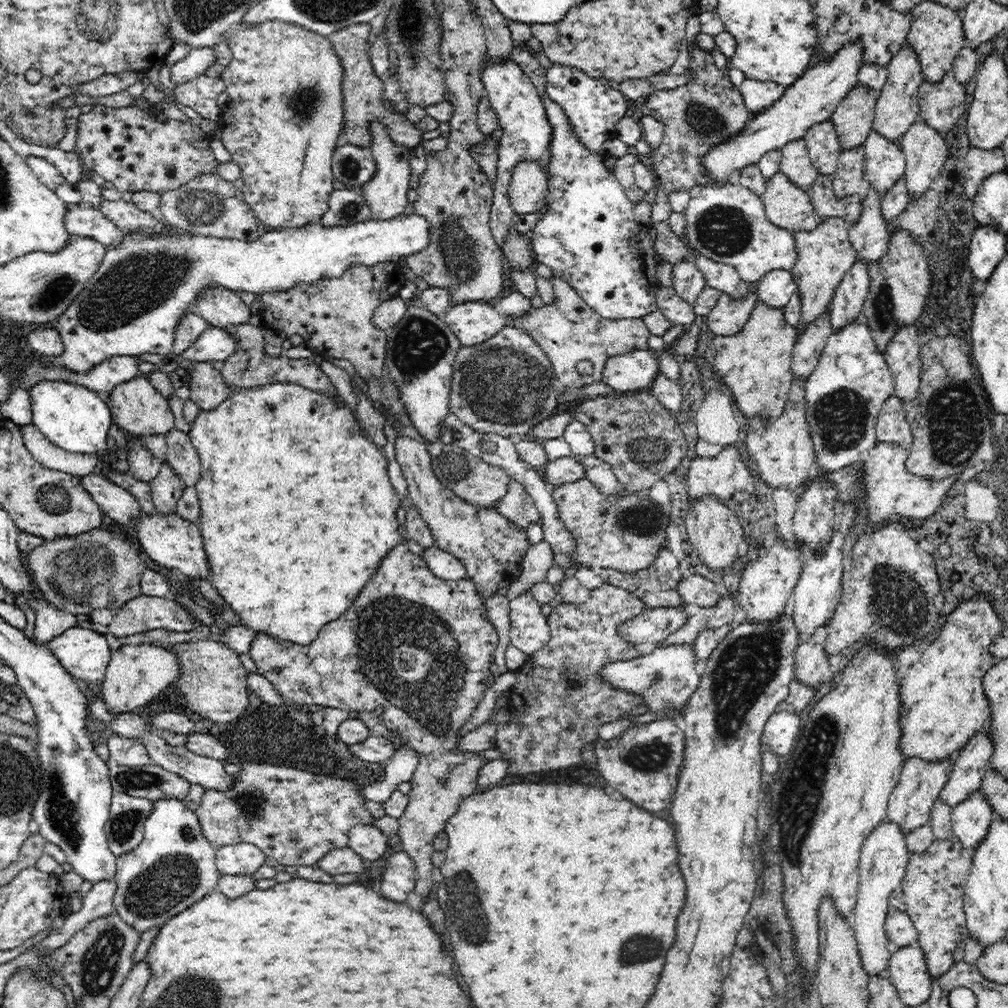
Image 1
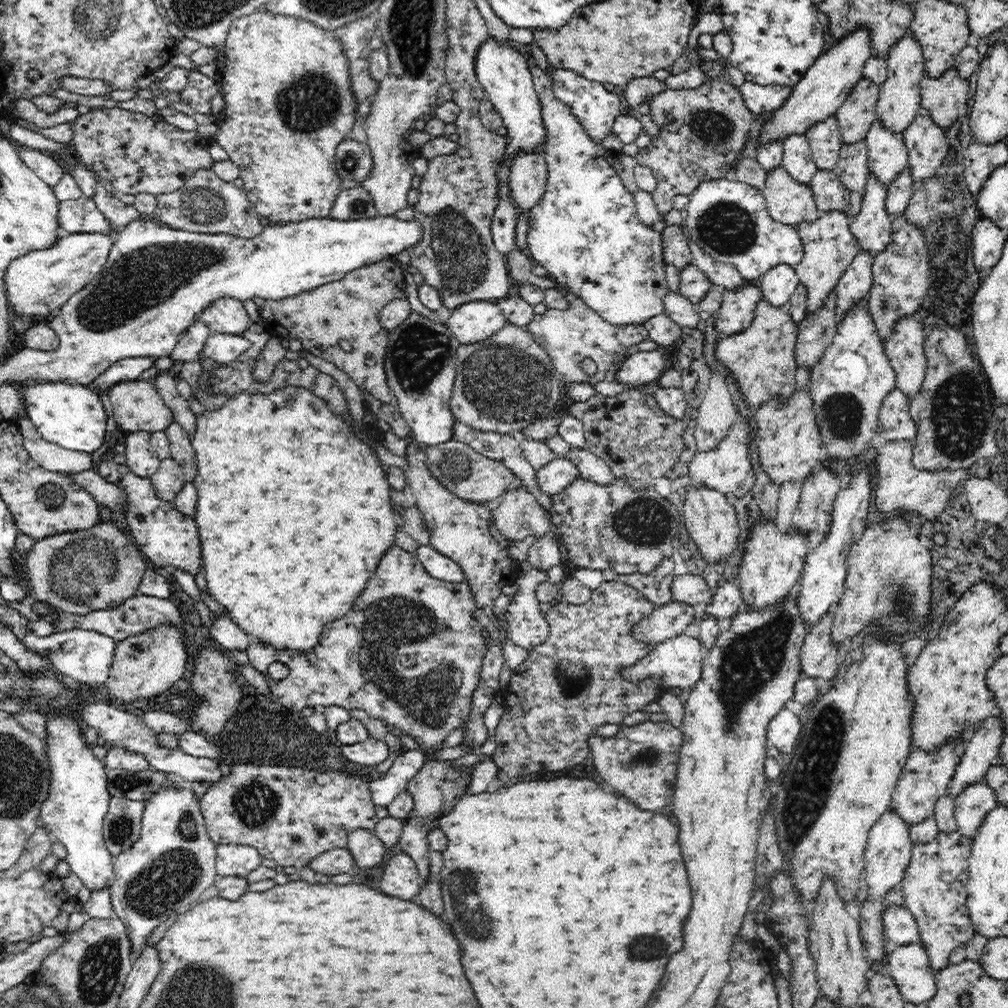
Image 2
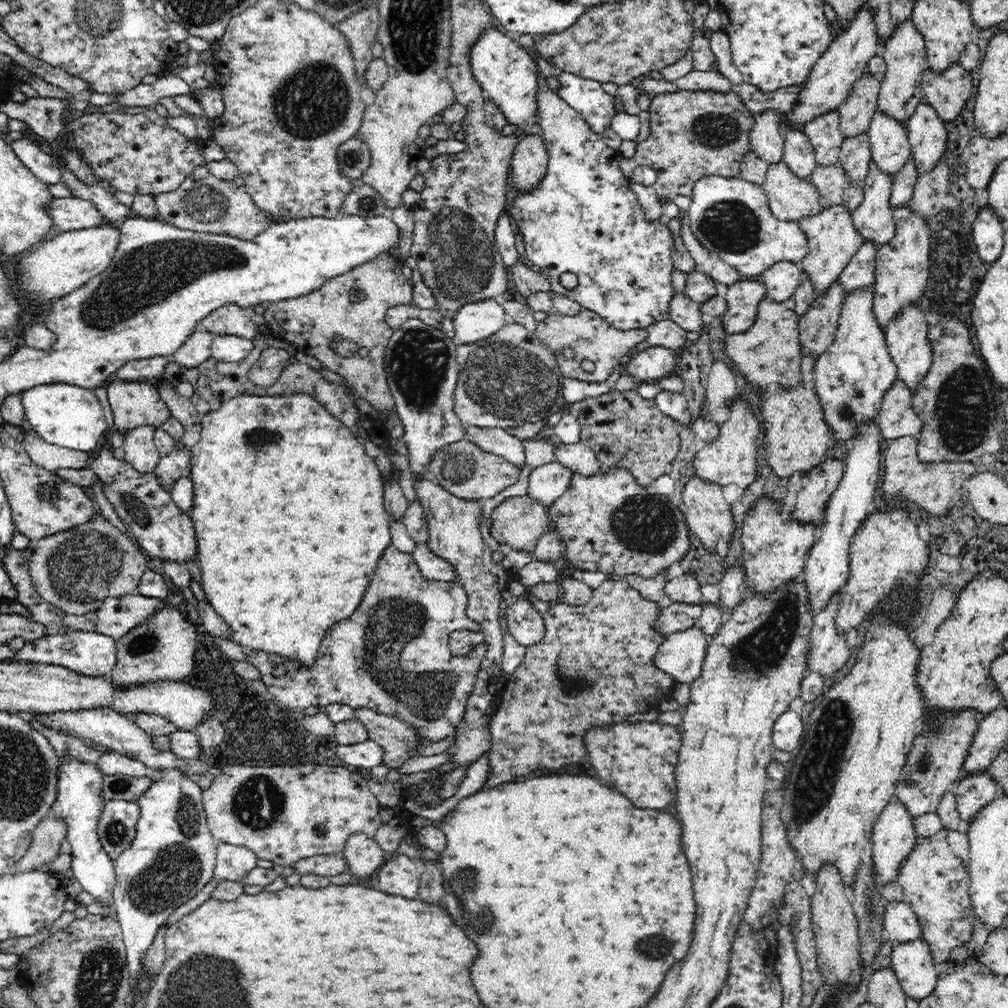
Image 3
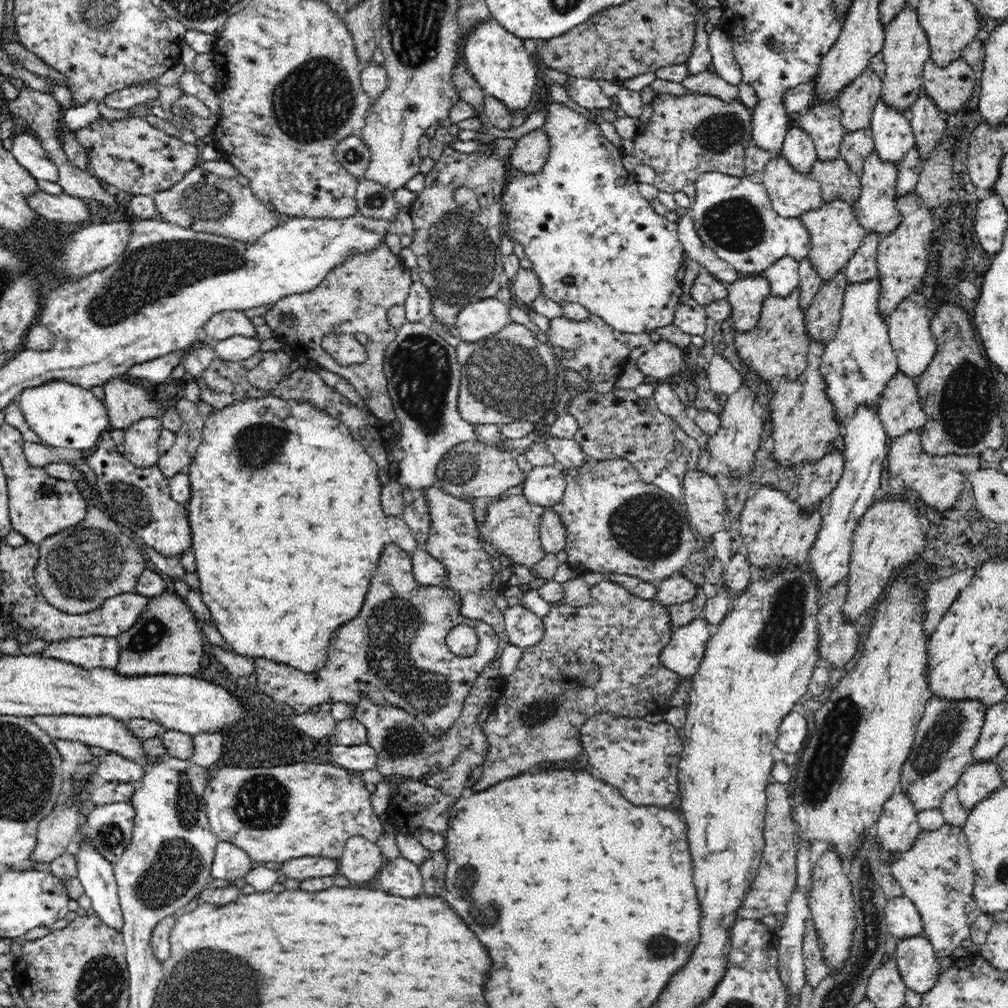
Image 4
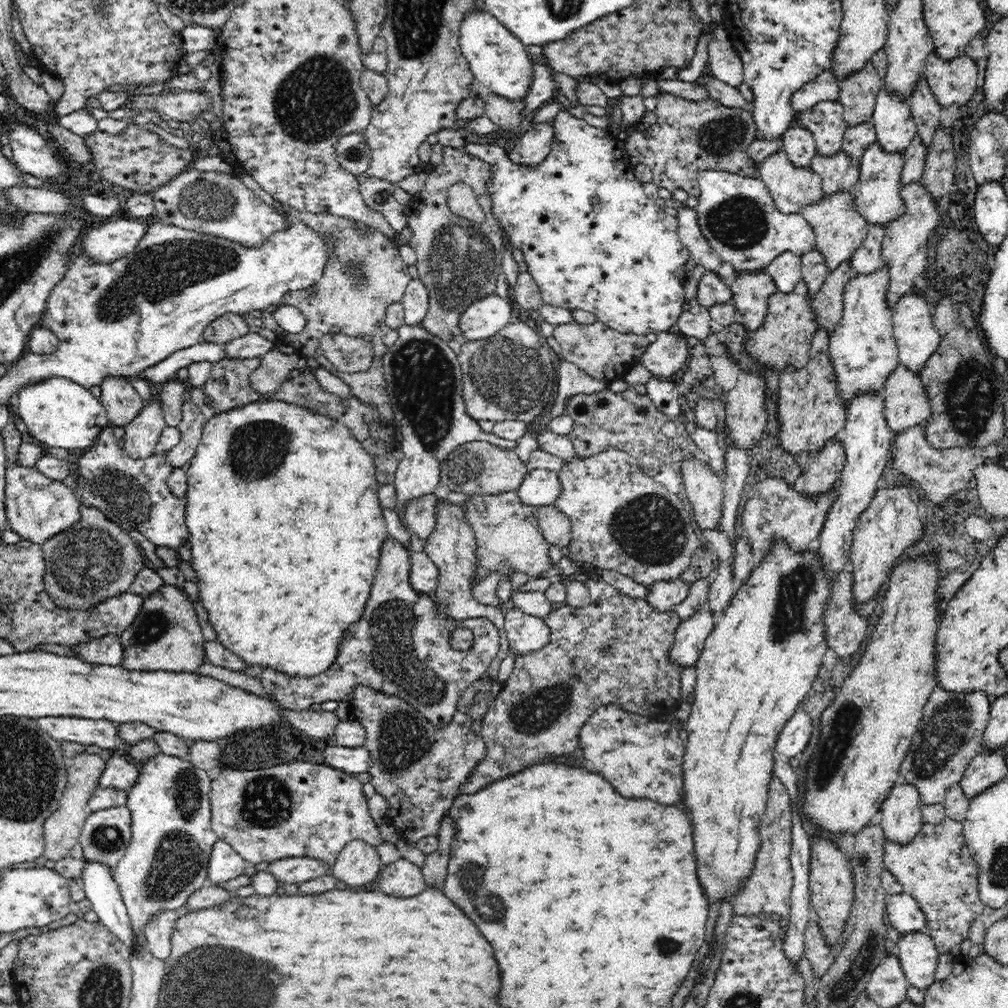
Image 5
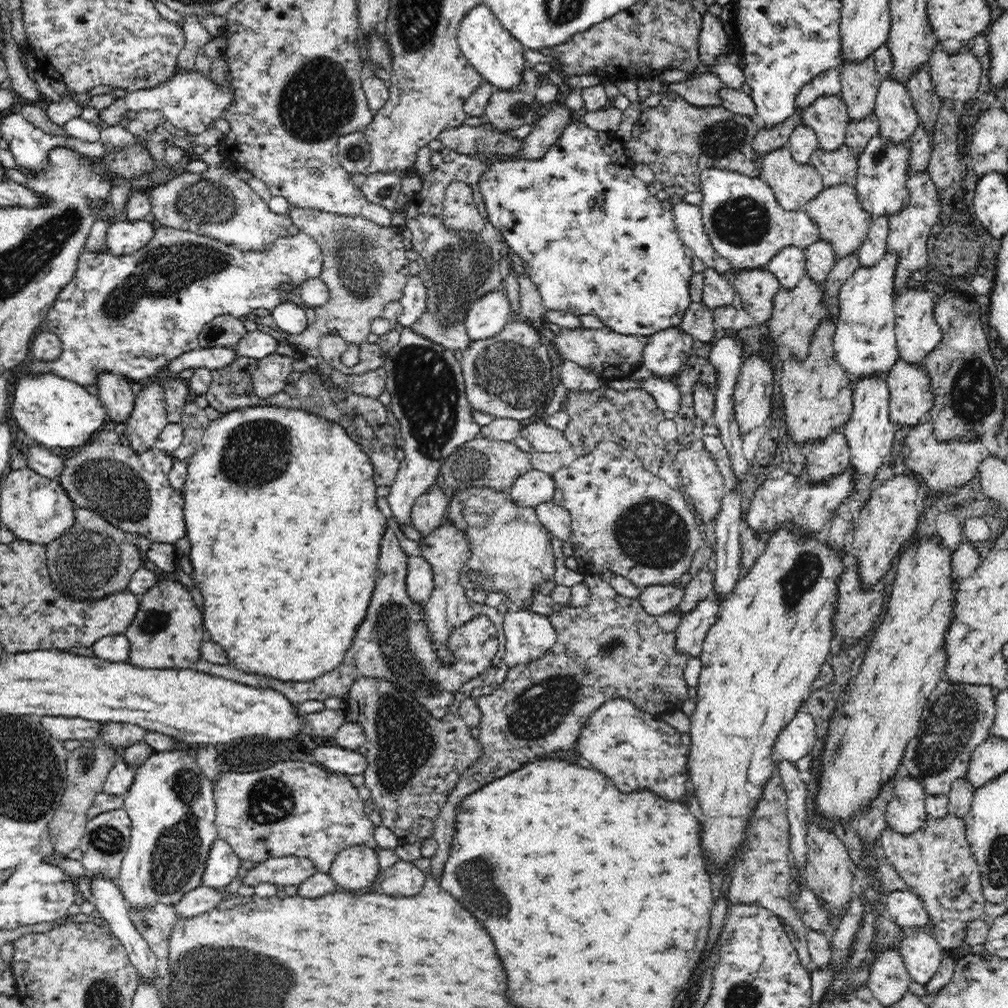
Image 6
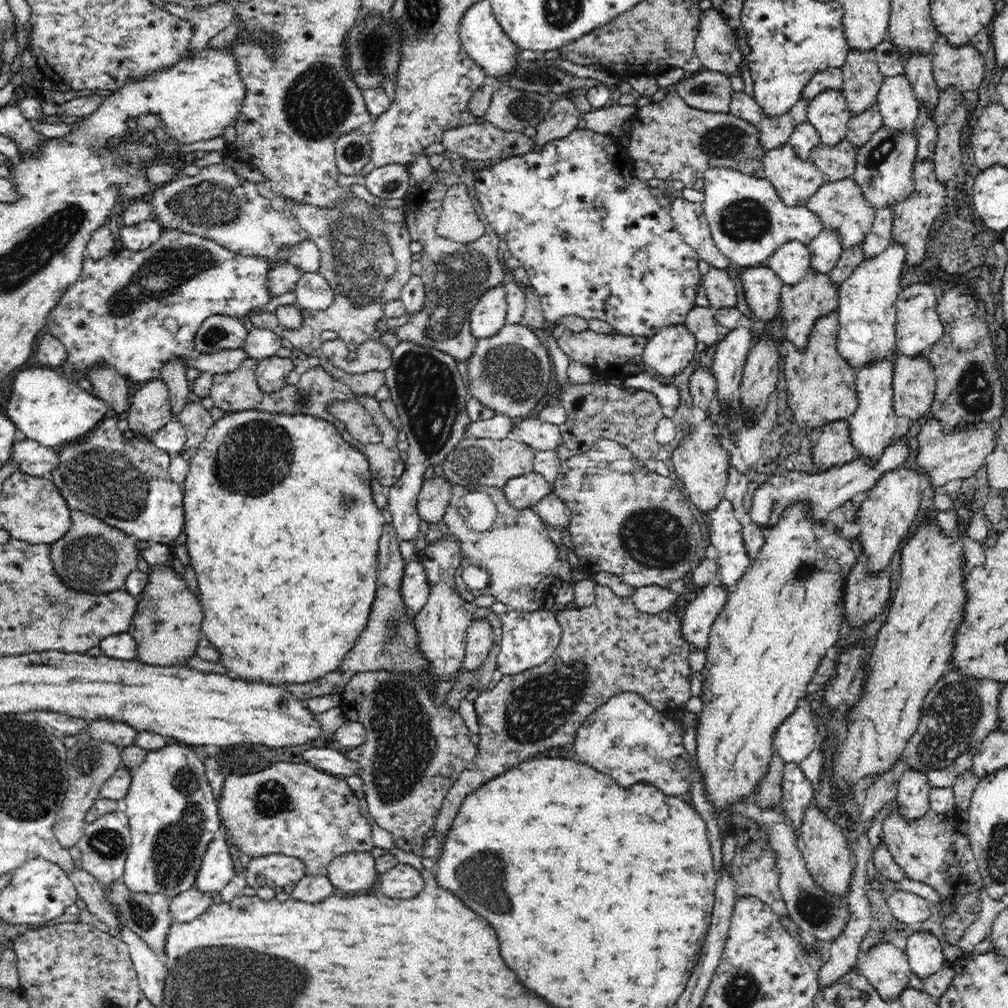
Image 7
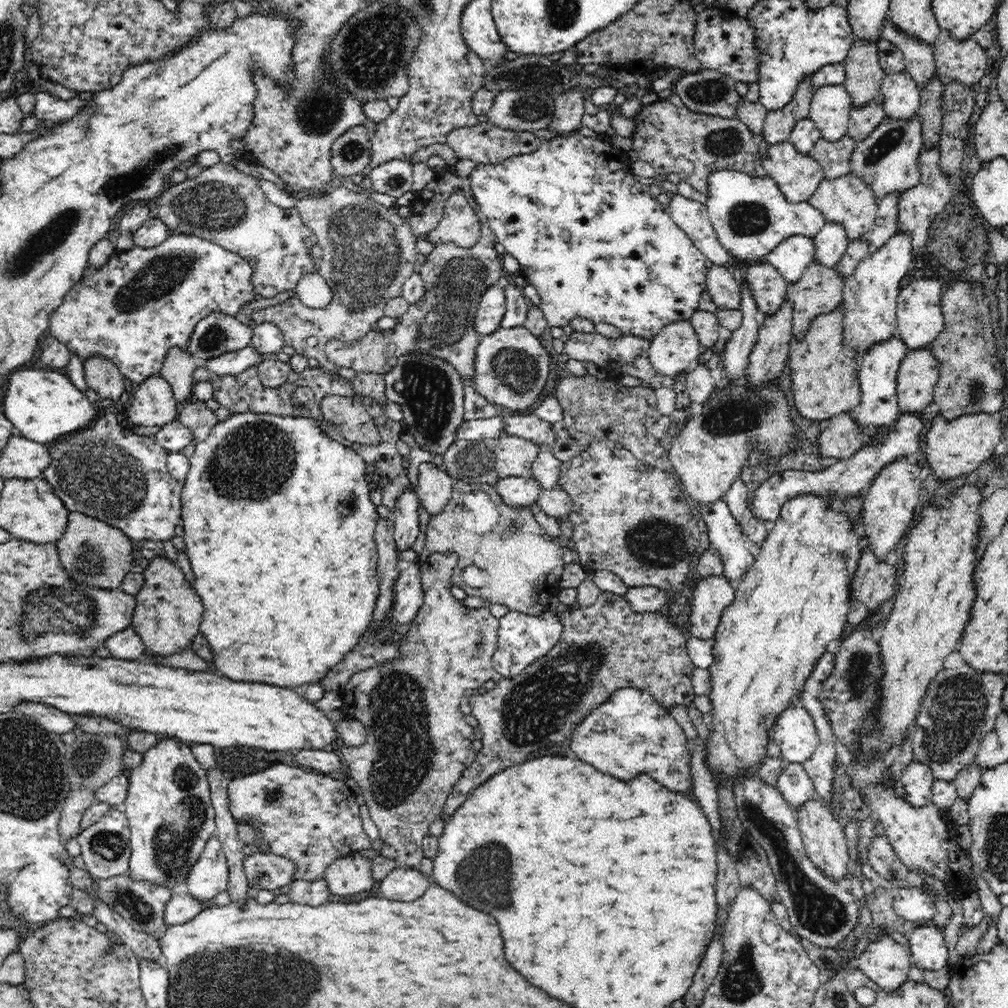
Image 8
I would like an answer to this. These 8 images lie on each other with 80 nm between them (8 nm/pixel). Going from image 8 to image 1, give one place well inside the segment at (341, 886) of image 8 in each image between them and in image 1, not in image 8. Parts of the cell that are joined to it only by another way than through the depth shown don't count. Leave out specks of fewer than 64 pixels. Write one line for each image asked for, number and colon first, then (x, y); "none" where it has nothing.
1: (367, 840)
2: (367, 849)
3: (364, 855)
4: (361, 860)
5: (358, 863)
6: (356, 867)
7: (355, 870)

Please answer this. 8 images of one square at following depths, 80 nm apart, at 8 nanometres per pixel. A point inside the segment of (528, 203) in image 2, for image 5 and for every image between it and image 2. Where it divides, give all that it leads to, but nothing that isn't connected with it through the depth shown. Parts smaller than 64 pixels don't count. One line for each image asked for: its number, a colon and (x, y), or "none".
3: (529, 160)
4: (529, 155)
5: (535, 143)

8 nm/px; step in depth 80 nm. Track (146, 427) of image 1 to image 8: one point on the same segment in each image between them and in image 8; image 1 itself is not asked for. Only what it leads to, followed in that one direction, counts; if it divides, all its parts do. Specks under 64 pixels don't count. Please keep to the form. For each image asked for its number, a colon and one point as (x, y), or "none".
2: (137, 406)
3: (133, 403)
4: (126, 403)
5: (121, 401)
6: (115, 391)
7: (111, 387)
8: (103, 376)

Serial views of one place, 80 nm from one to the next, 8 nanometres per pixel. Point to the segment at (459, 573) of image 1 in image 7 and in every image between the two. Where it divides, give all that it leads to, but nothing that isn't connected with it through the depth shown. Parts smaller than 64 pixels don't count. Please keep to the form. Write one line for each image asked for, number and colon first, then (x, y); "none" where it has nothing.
2: (439, 566)
3: (432, 567)
4: (428, 571)
5: (424, 575)
6: (419, 580)
7: (415, 588)

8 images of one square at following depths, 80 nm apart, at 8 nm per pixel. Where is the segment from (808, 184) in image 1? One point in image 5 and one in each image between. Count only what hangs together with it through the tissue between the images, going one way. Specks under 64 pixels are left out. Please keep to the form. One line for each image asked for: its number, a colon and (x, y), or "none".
2: (797, 156)
3: (798, 154)
4: (798, 148)
5: (798, 143)

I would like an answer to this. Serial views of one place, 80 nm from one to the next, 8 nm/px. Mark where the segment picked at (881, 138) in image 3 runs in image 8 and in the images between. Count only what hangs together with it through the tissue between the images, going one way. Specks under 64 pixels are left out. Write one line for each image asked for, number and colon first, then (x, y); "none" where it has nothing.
4: (892, 134)
5: (892, 119)
6: (896, 115)
7: (897, 105)
8: (900, 95)

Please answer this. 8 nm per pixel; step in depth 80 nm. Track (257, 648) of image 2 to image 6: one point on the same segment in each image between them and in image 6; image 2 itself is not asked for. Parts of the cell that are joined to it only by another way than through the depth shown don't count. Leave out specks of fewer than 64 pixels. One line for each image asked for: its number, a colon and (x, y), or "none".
3: (392, 656)
4: (395, 652)
5: (401, 646)
6: (394, 643)

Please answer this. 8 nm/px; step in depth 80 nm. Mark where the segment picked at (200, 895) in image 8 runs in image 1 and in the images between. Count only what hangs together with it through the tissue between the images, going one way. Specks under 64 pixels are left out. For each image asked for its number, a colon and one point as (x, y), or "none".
1: (244, 858)
2: (238, 860)
3: (233, 862)
4: (230, 862)
5: (225, 863)
6: (221, 867)
7: (217, 870)

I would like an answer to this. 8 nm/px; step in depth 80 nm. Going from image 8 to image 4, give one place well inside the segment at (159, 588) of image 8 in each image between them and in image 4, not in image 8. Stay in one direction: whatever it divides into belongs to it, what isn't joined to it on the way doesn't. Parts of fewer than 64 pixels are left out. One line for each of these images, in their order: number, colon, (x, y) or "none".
4: (166, 639)
5: (166, 635)
6: (166, 633)
7: (167, 624)

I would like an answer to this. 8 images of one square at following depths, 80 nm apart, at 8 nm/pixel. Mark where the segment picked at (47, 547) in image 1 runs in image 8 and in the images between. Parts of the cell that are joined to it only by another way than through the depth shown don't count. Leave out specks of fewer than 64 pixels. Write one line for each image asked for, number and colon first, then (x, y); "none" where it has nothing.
2: (80, 572)
3: (77, 570)
4: (79, 568)
5: (91, 561)
6: (93, 559)
7: (94, 558)
8: (92, 552)

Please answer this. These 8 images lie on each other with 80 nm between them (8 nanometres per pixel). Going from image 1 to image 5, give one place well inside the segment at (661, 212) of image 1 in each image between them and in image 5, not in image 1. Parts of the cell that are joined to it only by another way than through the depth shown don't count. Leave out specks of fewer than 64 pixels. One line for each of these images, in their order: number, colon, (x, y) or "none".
2: (703, 129)
3: (693, 134)
4: (688, 135)
5: (678, 140)

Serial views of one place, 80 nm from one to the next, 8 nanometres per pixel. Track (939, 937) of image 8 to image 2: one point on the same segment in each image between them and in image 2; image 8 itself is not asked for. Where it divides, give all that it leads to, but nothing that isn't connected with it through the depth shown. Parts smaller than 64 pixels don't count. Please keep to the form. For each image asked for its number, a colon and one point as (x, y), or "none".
2: (909, 967)
3: (912, 963)
4: (915, 957)
5: (918, 956)
6: (922, 955)
7: (924, 950)

